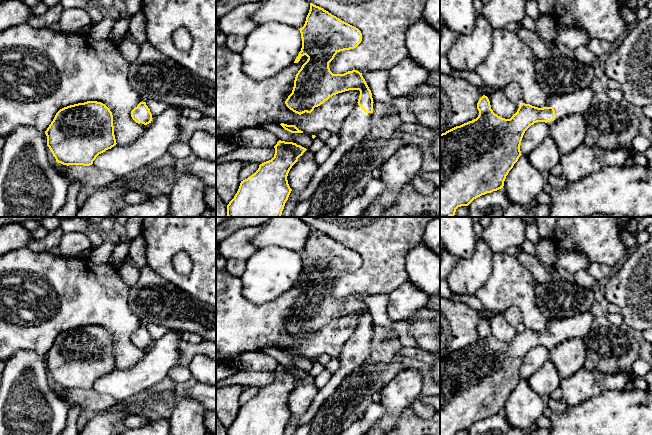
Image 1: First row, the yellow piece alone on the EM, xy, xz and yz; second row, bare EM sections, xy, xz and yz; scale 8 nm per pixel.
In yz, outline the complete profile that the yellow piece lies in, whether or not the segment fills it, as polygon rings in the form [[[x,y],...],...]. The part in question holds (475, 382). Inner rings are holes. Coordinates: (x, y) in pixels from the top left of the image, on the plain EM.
[[[589,310],[571,318],[552,320],[543,332],[522,327],[510,343],[505,343],[493,336],[488,321],[483,319],[477,327],[479,339],[476,343],[440,358],[440,435],[456,435],[482,419],[503,412],[506,400],[522,379],[520,369],[525,355],[537,346],[551,350],[567,339],[584,339],[591,330],[593,320],[594,315]]]

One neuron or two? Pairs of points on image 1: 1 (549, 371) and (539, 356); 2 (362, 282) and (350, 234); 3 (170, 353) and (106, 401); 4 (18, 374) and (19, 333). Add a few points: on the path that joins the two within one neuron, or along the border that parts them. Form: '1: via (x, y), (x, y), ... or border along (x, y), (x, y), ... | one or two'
1: border along (550, 359), (527, 379) | two
2: via (367, 270), (367, 251), (362, 246) | one
3: border along (92, 388), (98, 392), (110, 394), (118, 401) | two
4: border along (42, 355), (29, 350), (17, 350), (10, 357) | two

